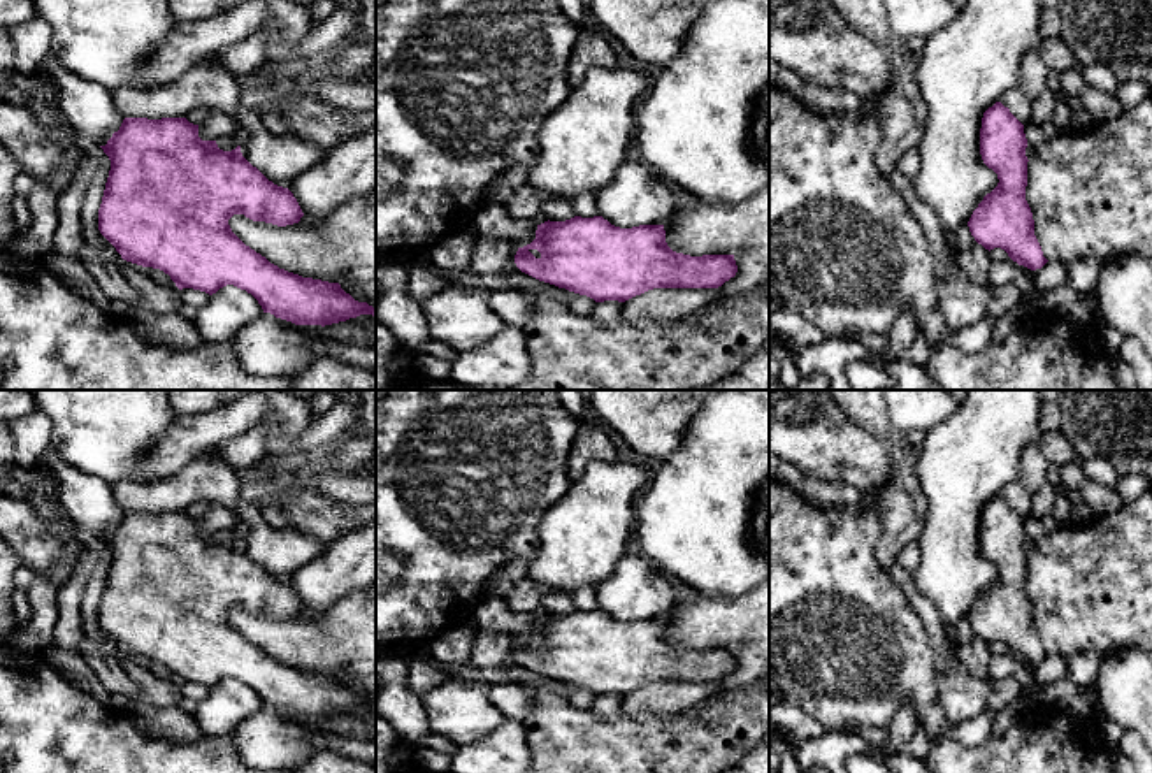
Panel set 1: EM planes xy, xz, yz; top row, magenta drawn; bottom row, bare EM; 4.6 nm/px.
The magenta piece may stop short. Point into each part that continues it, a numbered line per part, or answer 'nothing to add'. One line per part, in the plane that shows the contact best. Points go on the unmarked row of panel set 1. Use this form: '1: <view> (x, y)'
nothing to add

